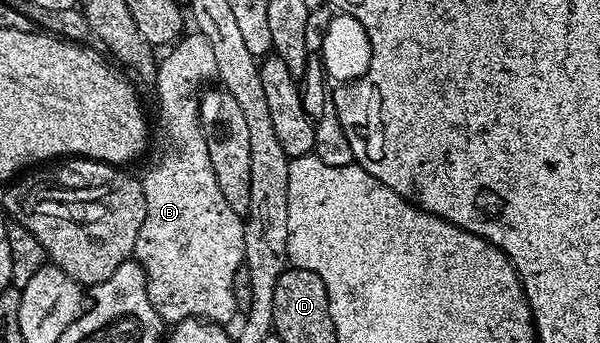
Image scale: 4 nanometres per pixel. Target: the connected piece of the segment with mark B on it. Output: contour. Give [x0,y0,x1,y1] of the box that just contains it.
[133,32,245,324]

